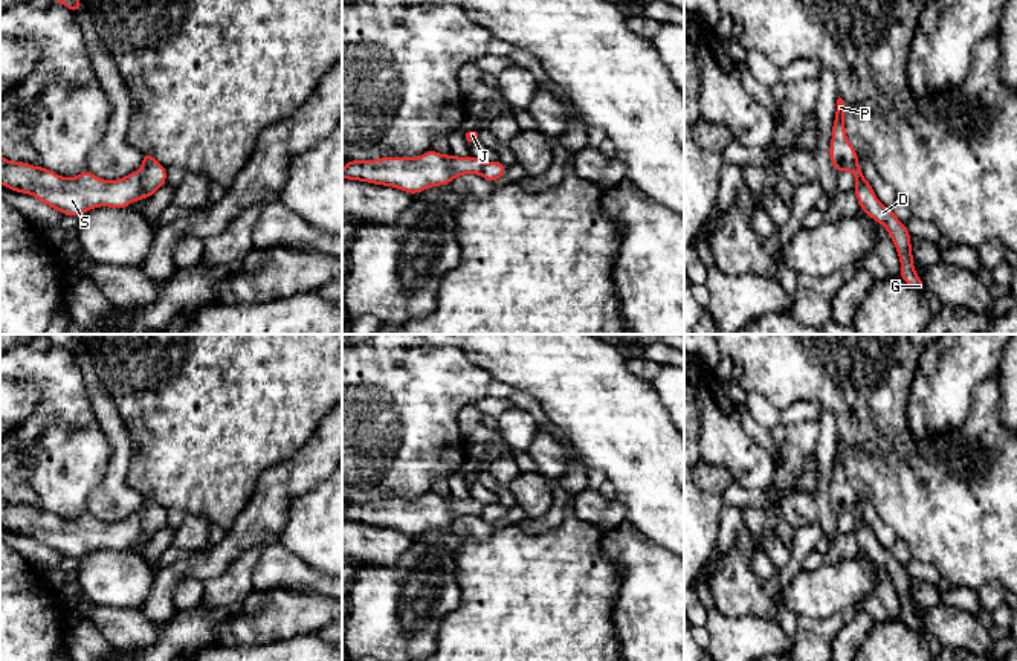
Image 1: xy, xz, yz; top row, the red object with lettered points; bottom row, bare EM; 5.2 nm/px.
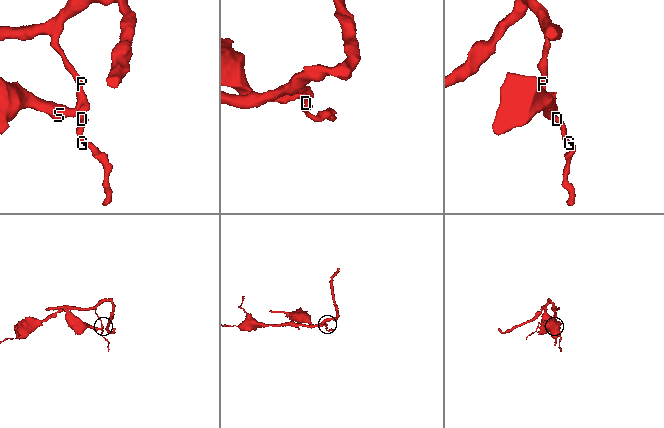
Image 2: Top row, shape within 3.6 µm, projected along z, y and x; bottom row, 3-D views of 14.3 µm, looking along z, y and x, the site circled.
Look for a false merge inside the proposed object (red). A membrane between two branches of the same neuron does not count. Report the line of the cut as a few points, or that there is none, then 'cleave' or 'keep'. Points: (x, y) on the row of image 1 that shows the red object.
xy (139, 171), (141, 191), (132, 200) | cleave

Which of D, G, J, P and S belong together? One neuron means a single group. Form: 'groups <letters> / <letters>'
groups D G J P / S

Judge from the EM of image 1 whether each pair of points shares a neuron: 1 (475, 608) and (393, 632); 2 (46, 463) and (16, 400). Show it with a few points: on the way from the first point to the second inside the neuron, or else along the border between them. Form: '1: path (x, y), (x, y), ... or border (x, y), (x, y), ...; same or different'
1: border (457, 583), (458, 603), (445, 615), (435, 644); different
2: border (35, 386), (38, 402), (34, 411), (16, 429); different

